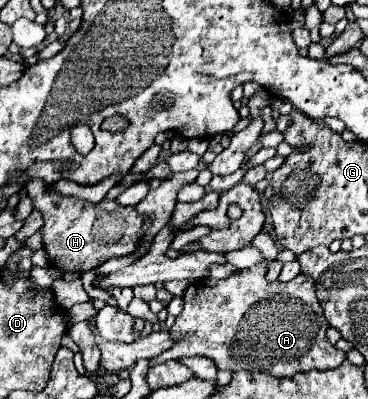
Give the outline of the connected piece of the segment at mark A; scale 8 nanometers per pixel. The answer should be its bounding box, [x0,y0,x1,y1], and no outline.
[150,232,346,378]

